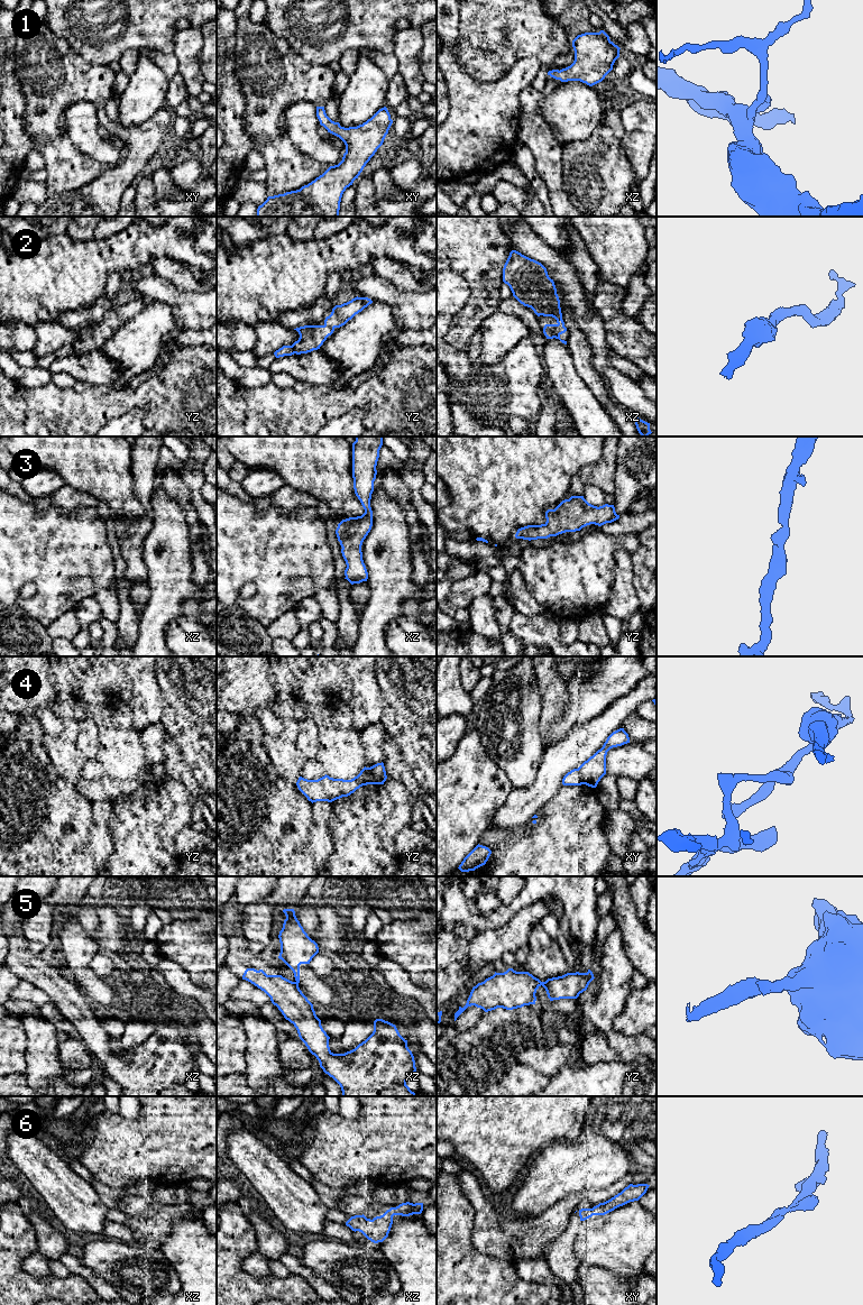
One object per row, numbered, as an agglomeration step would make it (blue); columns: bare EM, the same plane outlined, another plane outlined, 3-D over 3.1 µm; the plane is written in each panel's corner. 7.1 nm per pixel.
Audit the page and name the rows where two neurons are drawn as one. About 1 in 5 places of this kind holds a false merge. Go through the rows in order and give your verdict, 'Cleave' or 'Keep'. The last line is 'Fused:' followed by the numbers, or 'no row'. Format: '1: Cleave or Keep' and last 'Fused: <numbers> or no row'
1: Keep
2: Keep
3: Keep
4: Cleave
5: Cleave
6: Keep
Fused: 4, 5

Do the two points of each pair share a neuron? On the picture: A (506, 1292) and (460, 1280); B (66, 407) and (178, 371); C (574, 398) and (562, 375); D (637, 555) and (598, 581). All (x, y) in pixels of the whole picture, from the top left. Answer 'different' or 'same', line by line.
A: same
B: same
C: same
D: different

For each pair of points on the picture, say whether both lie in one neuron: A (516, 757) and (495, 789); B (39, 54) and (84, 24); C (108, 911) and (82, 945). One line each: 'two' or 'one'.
A: two
B: two
C: two

